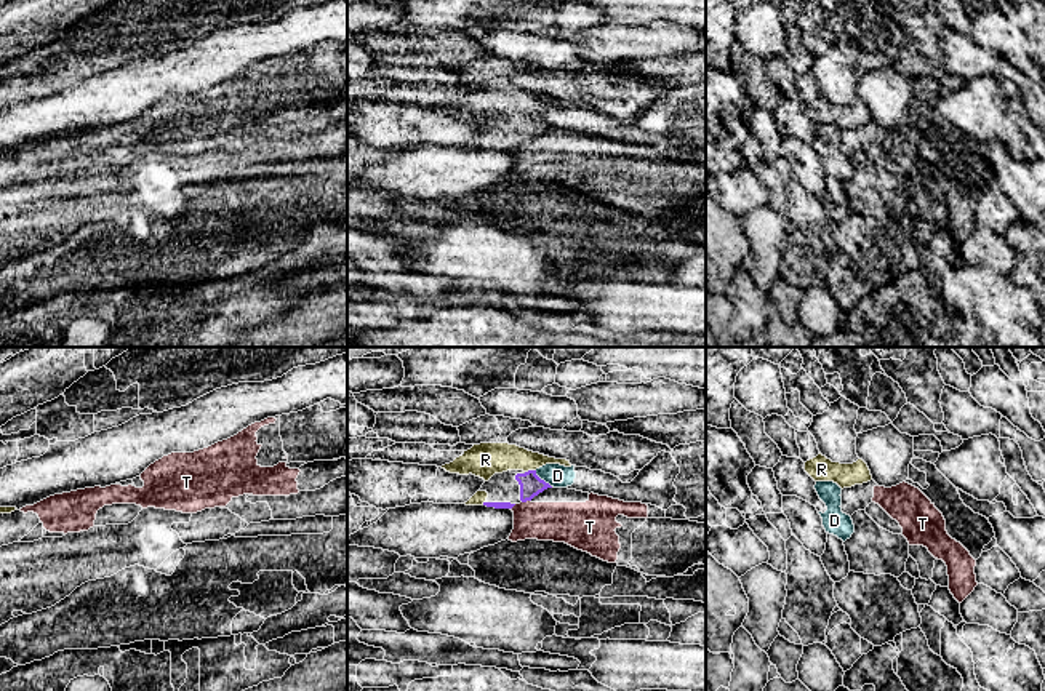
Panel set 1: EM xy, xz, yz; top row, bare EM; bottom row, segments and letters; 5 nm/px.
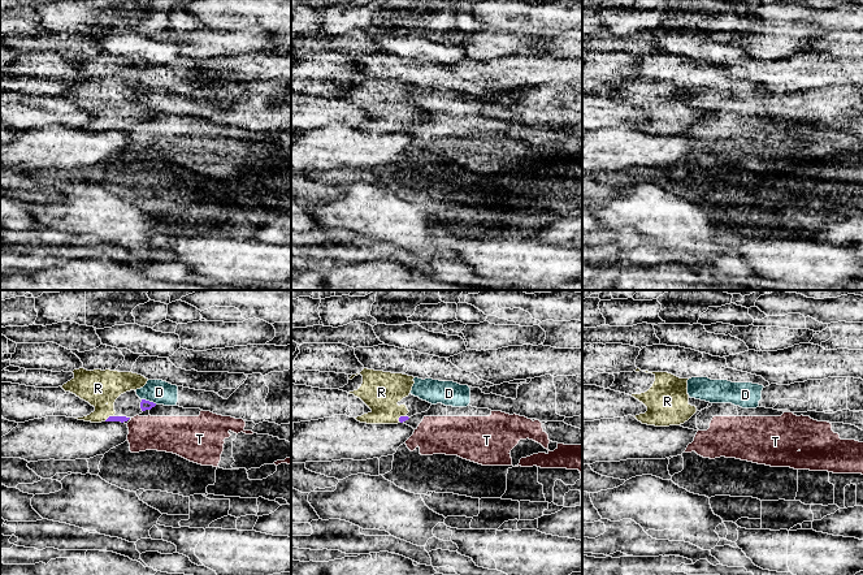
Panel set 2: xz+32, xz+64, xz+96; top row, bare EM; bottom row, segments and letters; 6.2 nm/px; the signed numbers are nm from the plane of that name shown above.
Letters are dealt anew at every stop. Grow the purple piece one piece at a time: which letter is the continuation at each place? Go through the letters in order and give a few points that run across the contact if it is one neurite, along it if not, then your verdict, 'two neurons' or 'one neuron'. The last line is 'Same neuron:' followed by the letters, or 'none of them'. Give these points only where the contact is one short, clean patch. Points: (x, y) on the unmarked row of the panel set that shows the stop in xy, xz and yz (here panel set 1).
D: line xz (535, 112), (551, 128); two neurons
R: one neuron
T: two neurons
Same neuron: R

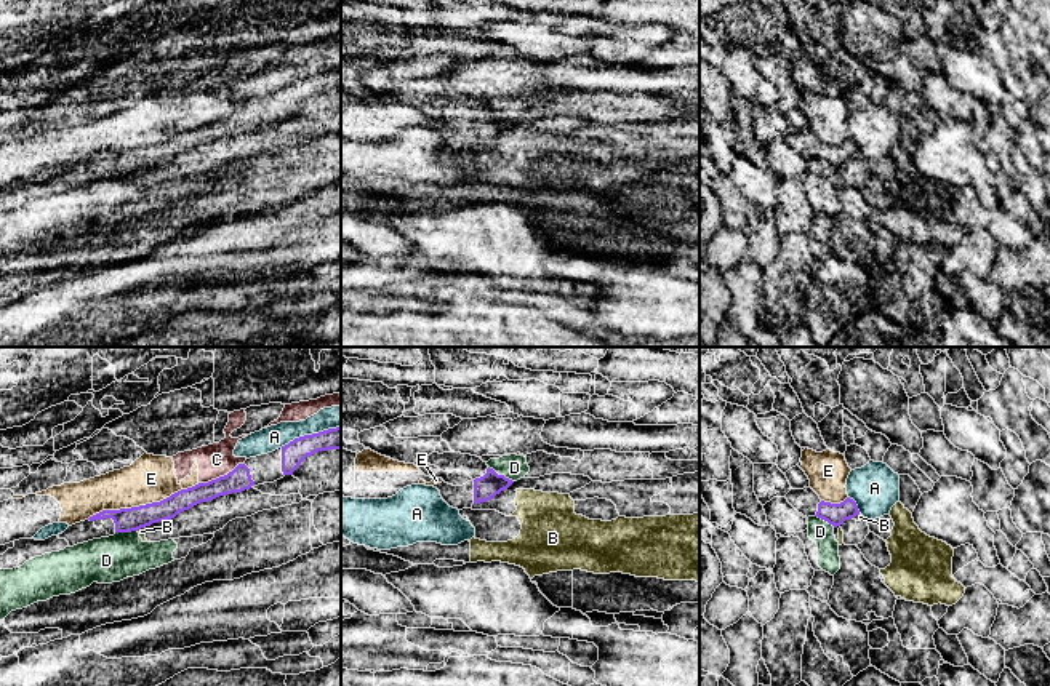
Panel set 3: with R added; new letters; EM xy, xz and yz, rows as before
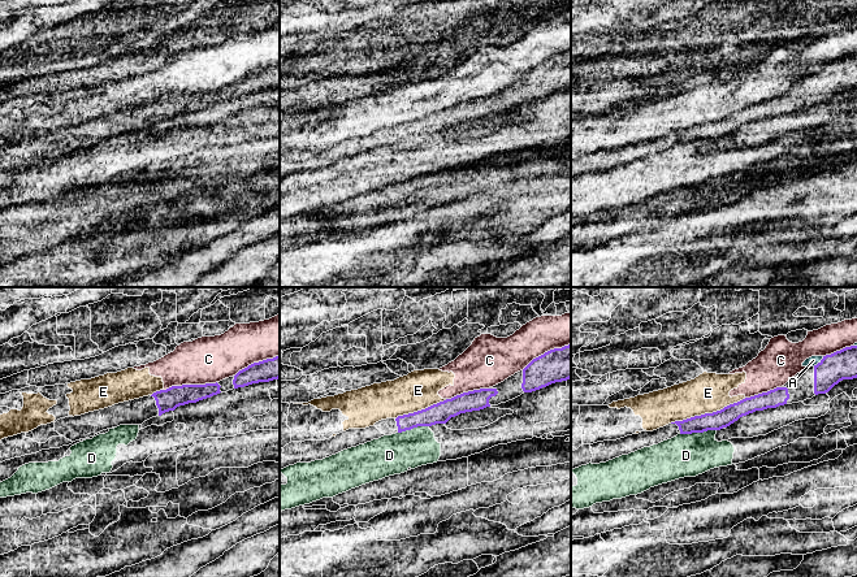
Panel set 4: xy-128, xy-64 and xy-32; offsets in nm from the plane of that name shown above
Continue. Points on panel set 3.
A: two neurons
B: line xy (144, 168), (136, 171); two neurons
C: two neurons
D: line xz (488, 107), (512, 123); two neurons
E: two neurons
Same neuron: none of them

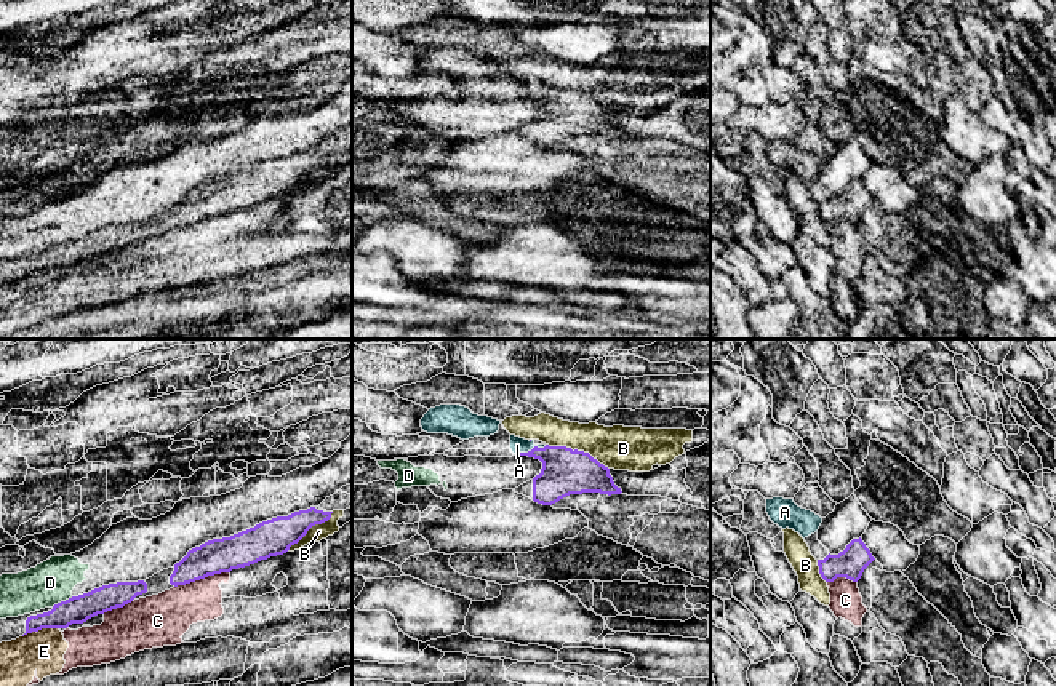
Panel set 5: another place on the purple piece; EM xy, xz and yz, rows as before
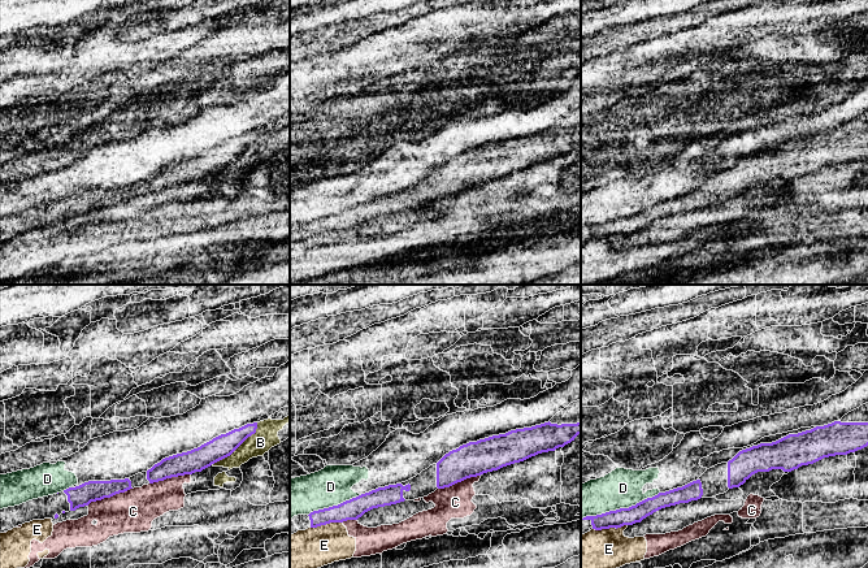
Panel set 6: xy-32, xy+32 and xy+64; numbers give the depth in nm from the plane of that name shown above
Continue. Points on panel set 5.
A: two neurons
B: two neurons
C: two neurons
D: two neurons
E: line xy (58, 269), (42, 269), (23, 279); two neurons
Same neuron: none of them

